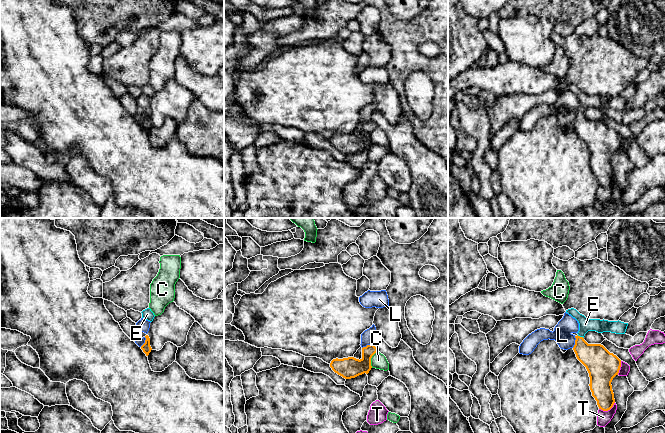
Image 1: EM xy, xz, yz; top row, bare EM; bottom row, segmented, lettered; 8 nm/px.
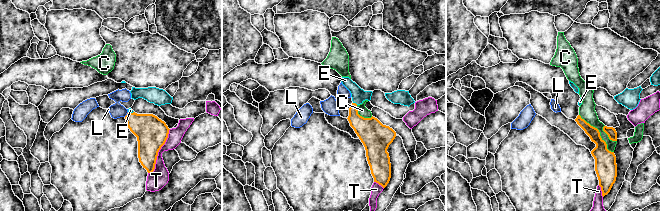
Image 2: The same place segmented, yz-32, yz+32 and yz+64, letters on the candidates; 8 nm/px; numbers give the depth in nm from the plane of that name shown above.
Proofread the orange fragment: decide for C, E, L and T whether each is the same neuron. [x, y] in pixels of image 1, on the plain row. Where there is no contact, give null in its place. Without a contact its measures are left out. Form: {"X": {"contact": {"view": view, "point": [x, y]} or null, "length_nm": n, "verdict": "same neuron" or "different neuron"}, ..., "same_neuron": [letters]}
{"C": {"contact": {"view": "xz", "point": [370, 135]}, "length_nm": 140, "verdict": "different neuron"}, "E": {"contact": {"view": "yz", "point": [579, 112]}, "length_nm": 60, "verdict": "same neuron"}, "L": {"contact": {"view": "yz", "point": [575, 118]}, "length_nm": 100, "verdict": "different neuron"}, "T": {"contact": {"view": "yz", "point": [607, 186]}, "length_nm": 140, "verdict": "different neuron"}, "same_neuron": ["E"]}

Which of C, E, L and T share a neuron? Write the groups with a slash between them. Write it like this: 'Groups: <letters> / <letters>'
Groups: C / E / L / T

